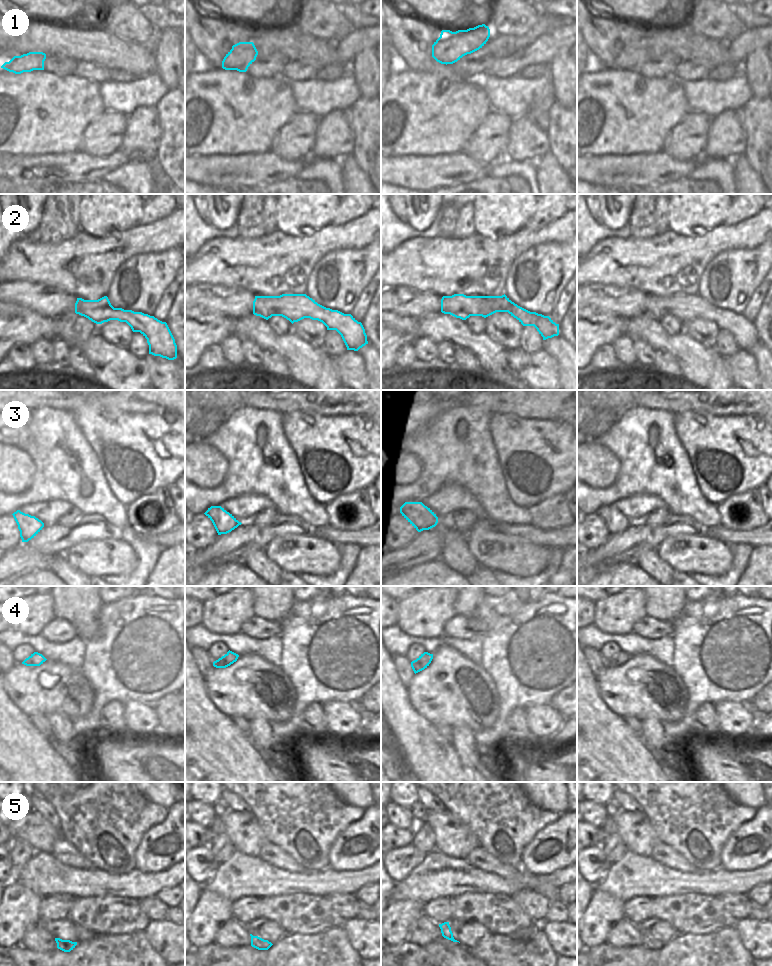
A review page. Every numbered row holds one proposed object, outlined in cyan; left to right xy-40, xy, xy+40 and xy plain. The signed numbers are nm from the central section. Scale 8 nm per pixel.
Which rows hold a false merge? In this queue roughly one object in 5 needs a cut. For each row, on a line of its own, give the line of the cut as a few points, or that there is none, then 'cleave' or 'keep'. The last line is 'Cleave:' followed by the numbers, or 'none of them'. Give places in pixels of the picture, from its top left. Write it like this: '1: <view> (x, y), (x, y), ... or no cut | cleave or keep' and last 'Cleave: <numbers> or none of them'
1: no cut | keep
2: no cut | keep
3: no cut | keep
4: no cut | keep
5: no cut | keep
Cleave: none of them

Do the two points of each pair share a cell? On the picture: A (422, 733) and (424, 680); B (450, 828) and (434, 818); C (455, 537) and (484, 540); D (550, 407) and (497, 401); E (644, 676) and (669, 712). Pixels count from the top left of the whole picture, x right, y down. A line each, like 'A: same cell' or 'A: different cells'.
A: different cells
B: same cell
C: different cells
D: same cell
E: same cell

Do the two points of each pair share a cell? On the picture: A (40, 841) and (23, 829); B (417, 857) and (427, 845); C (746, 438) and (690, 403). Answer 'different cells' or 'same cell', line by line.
A: same cell
B: different cells
C: different cells

